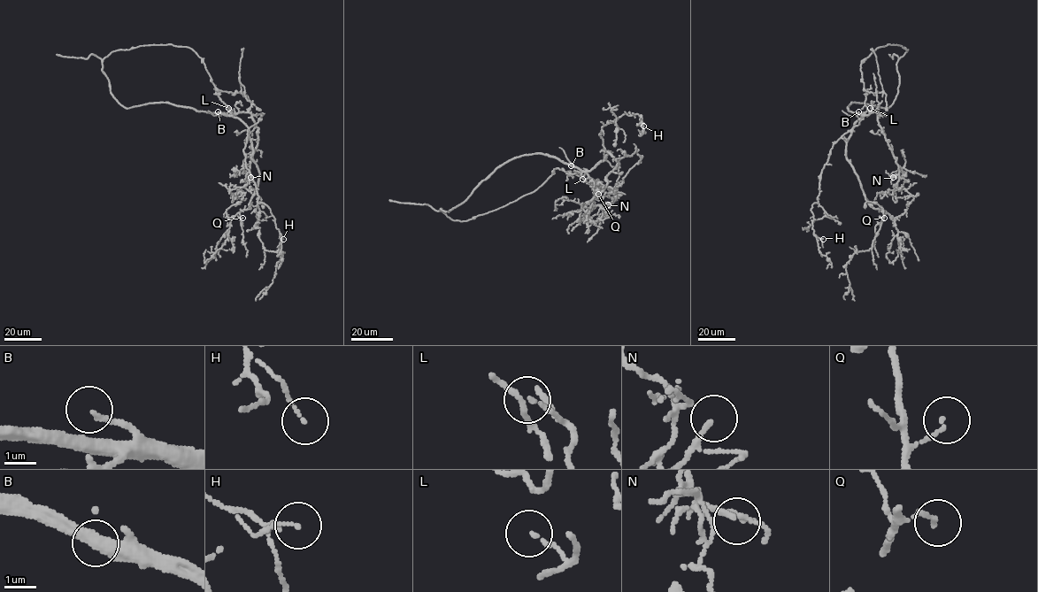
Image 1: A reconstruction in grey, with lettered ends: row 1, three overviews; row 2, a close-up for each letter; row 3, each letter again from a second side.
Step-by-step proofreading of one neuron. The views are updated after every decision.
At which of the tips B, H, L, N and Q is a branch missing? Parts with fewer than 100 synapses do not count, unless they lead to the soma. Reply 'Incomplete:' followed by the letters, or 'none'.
Incomplete: B

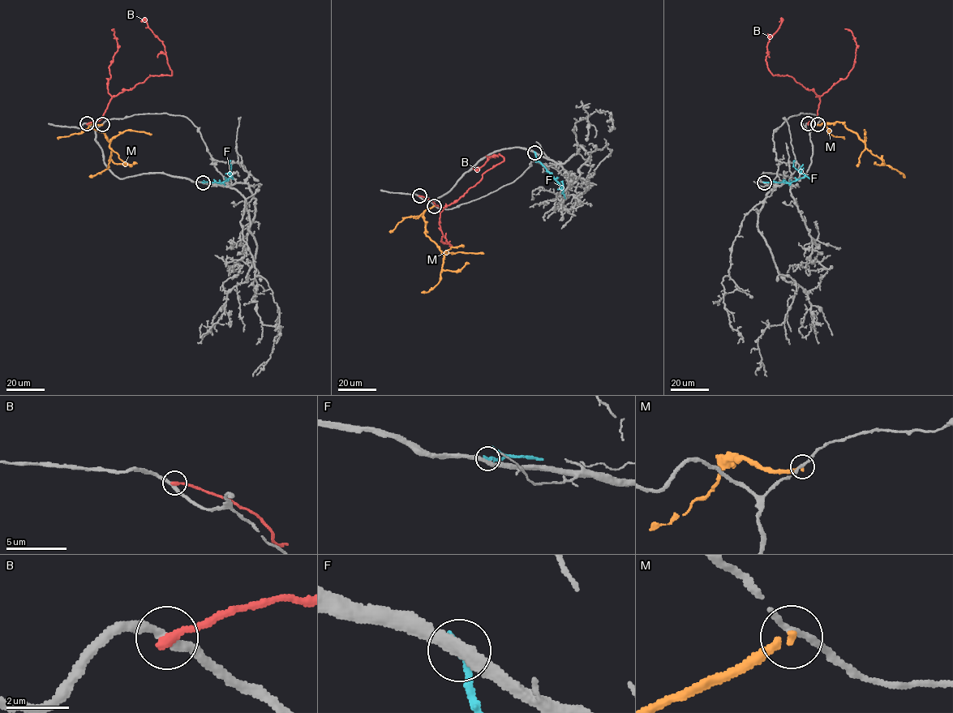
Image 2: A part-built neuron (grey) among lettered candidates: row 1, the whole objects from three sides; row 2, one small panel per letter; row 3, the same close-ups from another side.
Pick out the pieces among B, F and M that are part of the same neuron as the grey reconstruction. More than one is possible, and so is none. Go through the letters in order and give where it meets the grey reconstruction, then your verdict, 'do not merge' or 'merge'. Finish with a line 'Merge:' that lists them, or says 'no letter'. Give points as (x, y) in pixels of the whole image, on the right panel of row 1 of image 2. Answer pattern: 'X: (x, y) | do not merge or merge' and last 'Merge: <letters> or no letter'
B: (808, 123) | do not merge
F: (764, 182) | do not merge
M: (817, 124) | do not merge
Merge: no letter

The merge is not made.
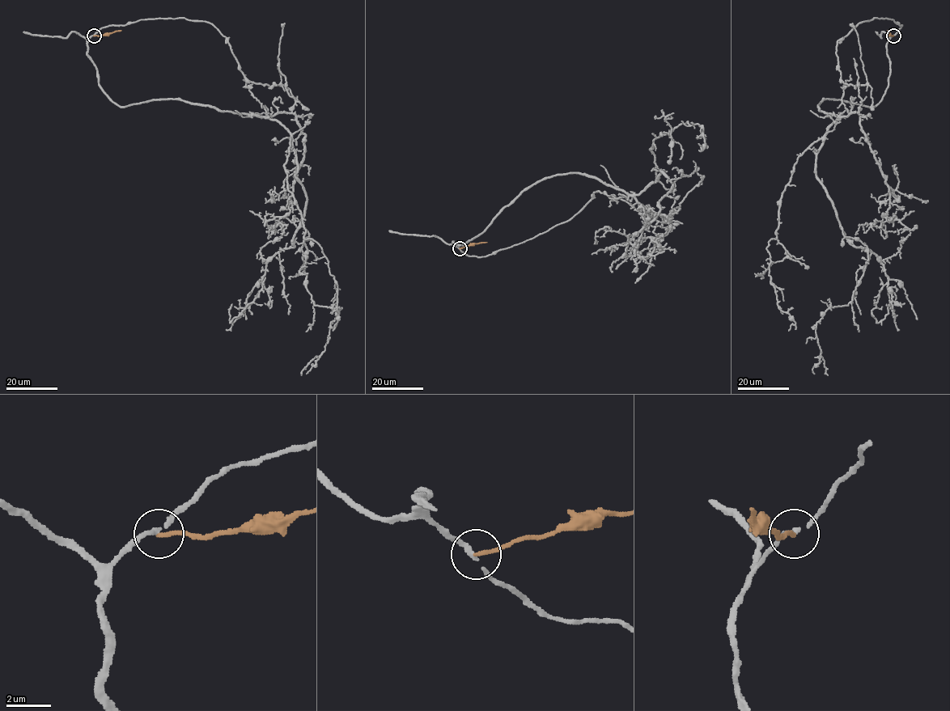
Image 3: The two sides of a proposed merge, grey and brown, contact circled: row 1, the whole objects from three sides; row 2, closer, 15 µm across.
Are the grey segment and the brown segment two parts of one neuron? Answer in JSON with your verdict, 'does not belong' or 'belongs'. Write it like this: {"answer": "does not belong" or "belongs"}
{"answer": "does not belong"}

